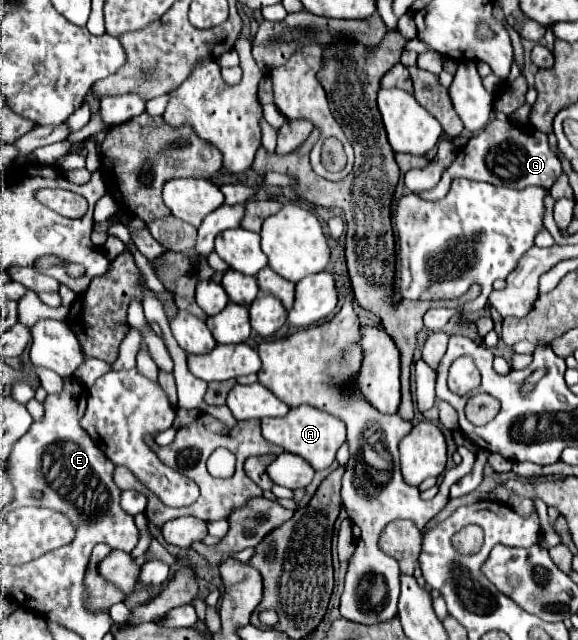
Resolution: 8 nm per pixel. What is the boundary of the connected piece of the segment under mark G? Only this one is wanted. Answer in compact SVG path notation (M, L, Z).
M492 120L480 134L470 138L466 146L458 148L456 158L442 172L438 186L426 192L424 198L440 200L450 190L450 182L454 178L468 178L468 180L480 180L496 186L514 186L514 188L526 188L526 186L550 188L560 174L562 174L560 160L550 150L546 134L538 132L536 128L524 128L512 122Z

